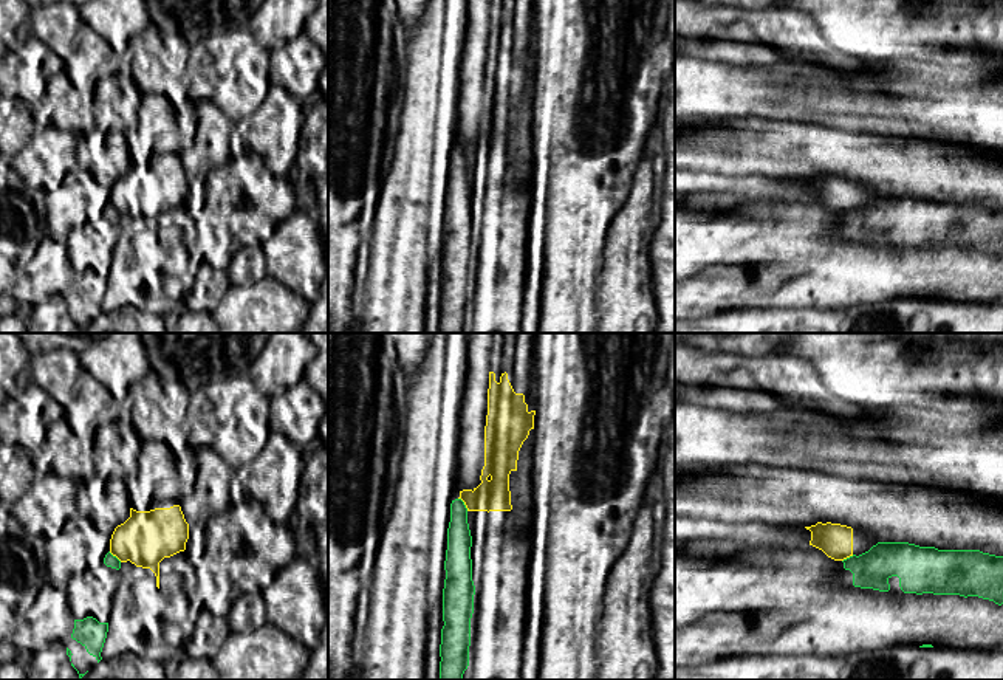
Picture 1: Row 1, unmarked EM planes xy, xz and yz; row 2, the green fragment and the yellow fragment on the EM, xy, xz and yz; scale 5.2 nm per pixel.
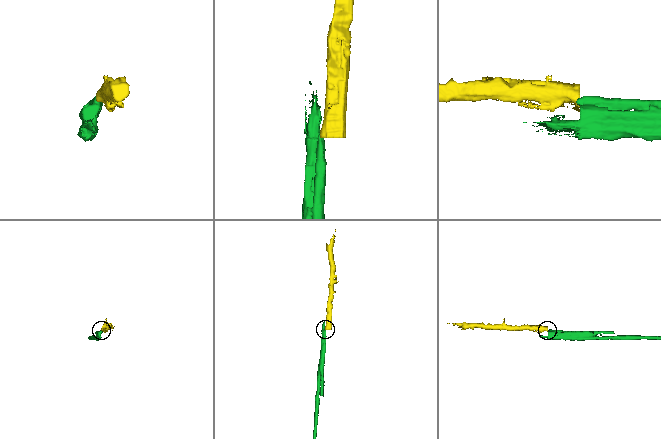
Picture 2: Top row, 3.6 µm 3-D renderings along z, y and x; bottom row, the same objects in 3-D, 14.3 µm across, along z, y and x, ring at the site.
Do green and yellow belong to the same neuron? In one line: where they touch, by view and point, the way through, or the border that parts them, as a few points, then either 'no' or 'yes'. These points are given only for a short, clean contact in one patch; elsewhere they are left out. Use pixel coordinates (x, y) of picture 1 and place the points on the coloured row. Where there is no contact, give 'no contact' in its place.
meets green in xz at (463, 504); border along xz (458, 497), (468, 510); no

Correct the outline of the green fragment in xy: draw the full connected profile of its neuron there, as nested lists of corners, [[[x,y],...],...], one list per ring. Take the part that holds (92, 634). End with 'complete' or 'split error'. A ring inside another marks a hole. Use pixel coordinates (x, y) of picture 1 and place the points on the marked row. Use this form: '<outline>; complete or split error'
[[[93,616],[74,620],[74,629],[67,644],[71,666],[82,678],[96,663],[102,660],[101,652],[107,638],[108,623],[99,623]]]; split error

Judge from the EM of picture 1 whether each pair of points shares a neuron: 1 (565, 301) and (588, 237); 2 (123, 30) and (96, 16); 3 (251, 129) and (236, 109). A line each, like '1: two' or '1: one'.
1: one
2: one
3: two

